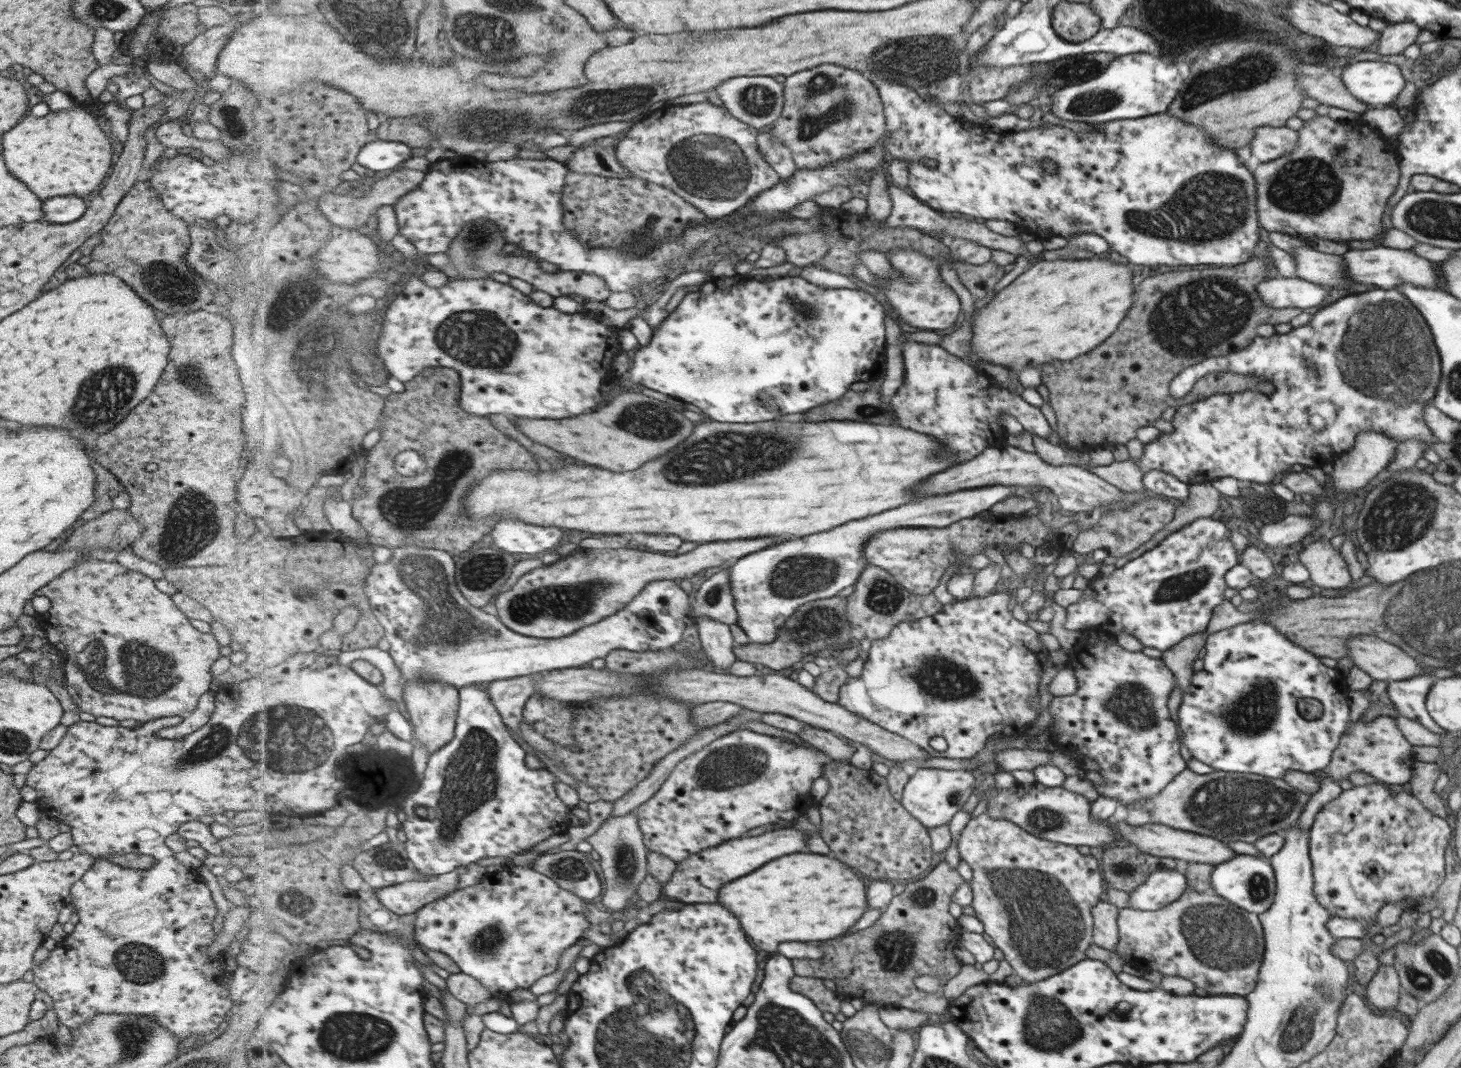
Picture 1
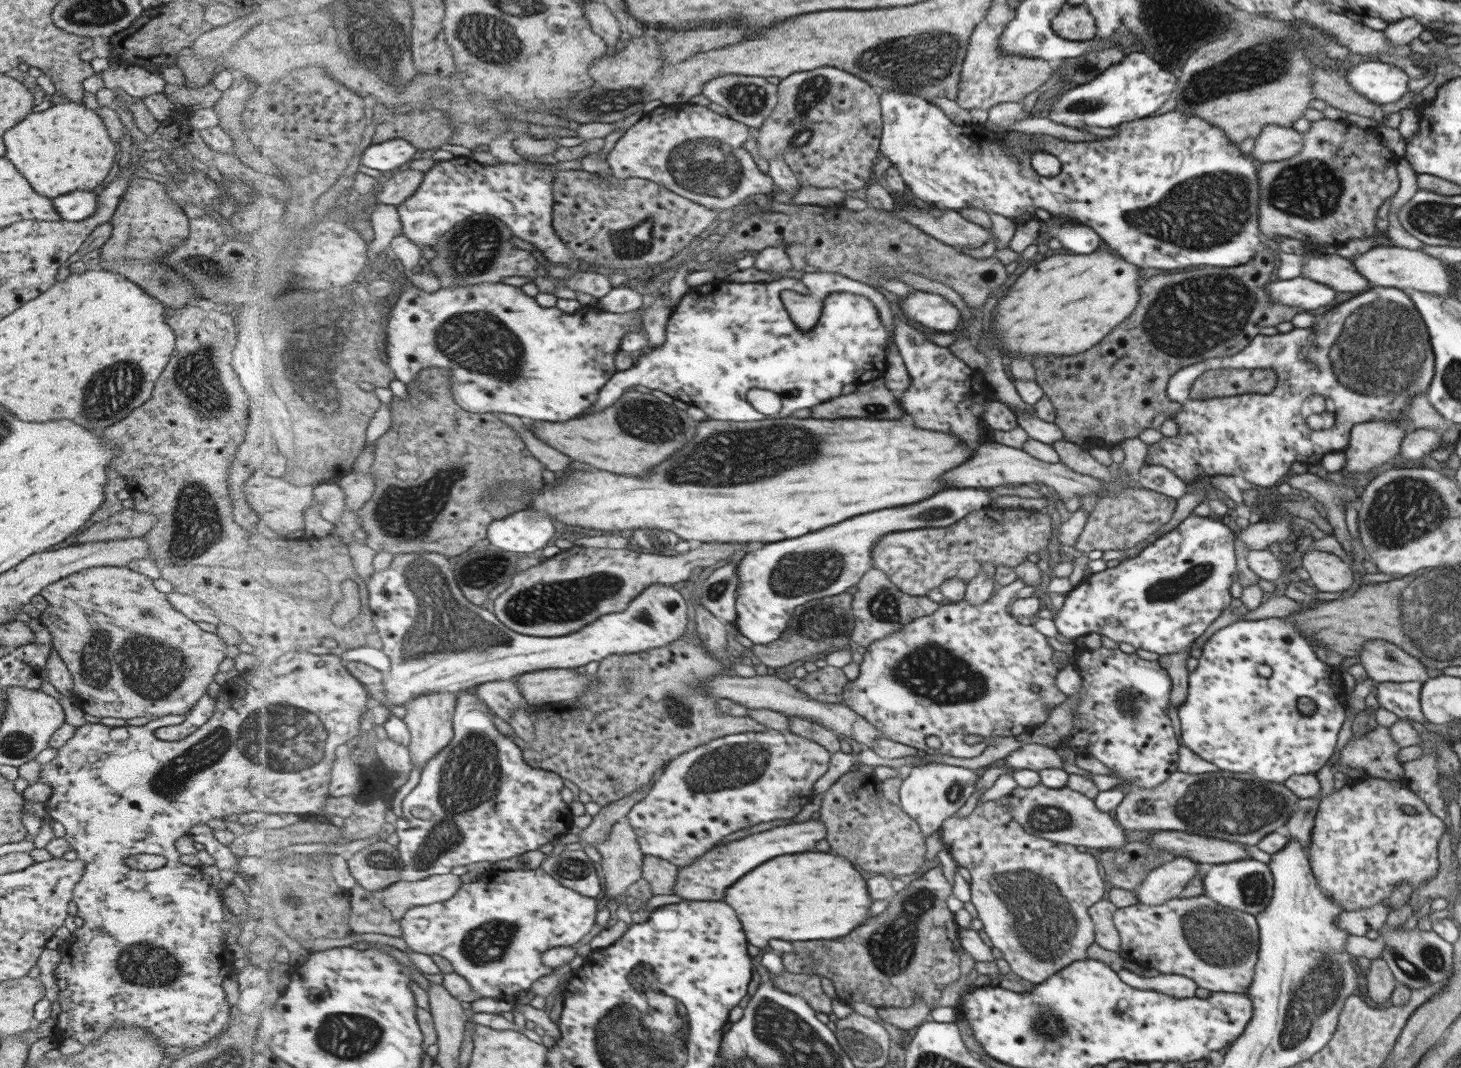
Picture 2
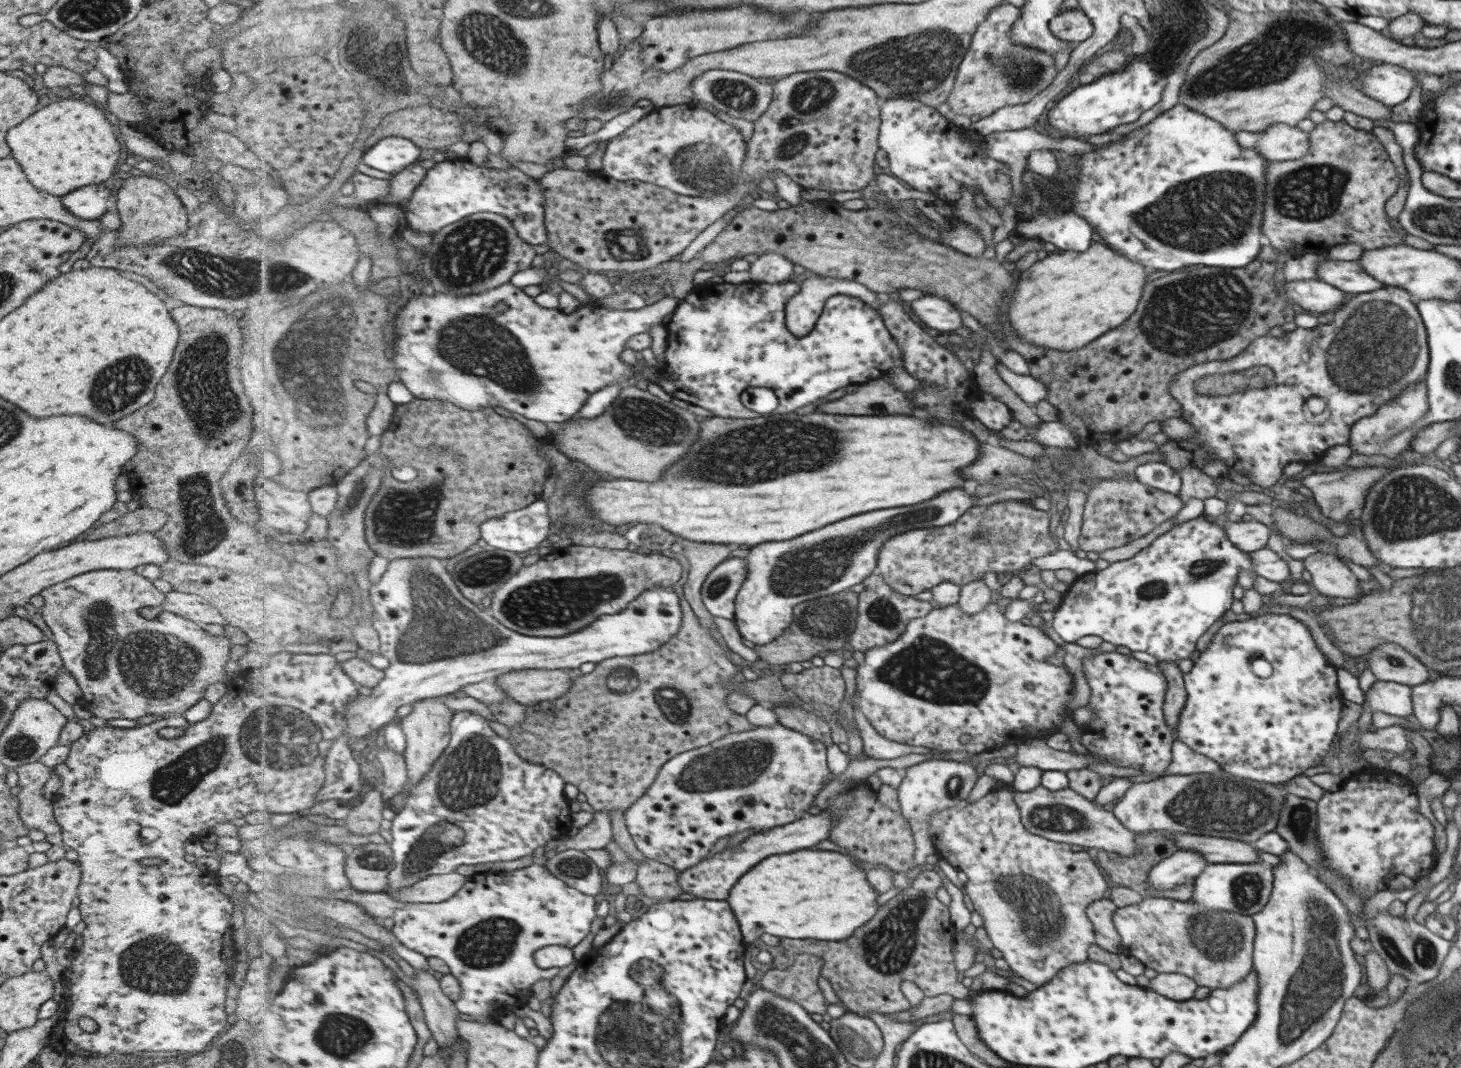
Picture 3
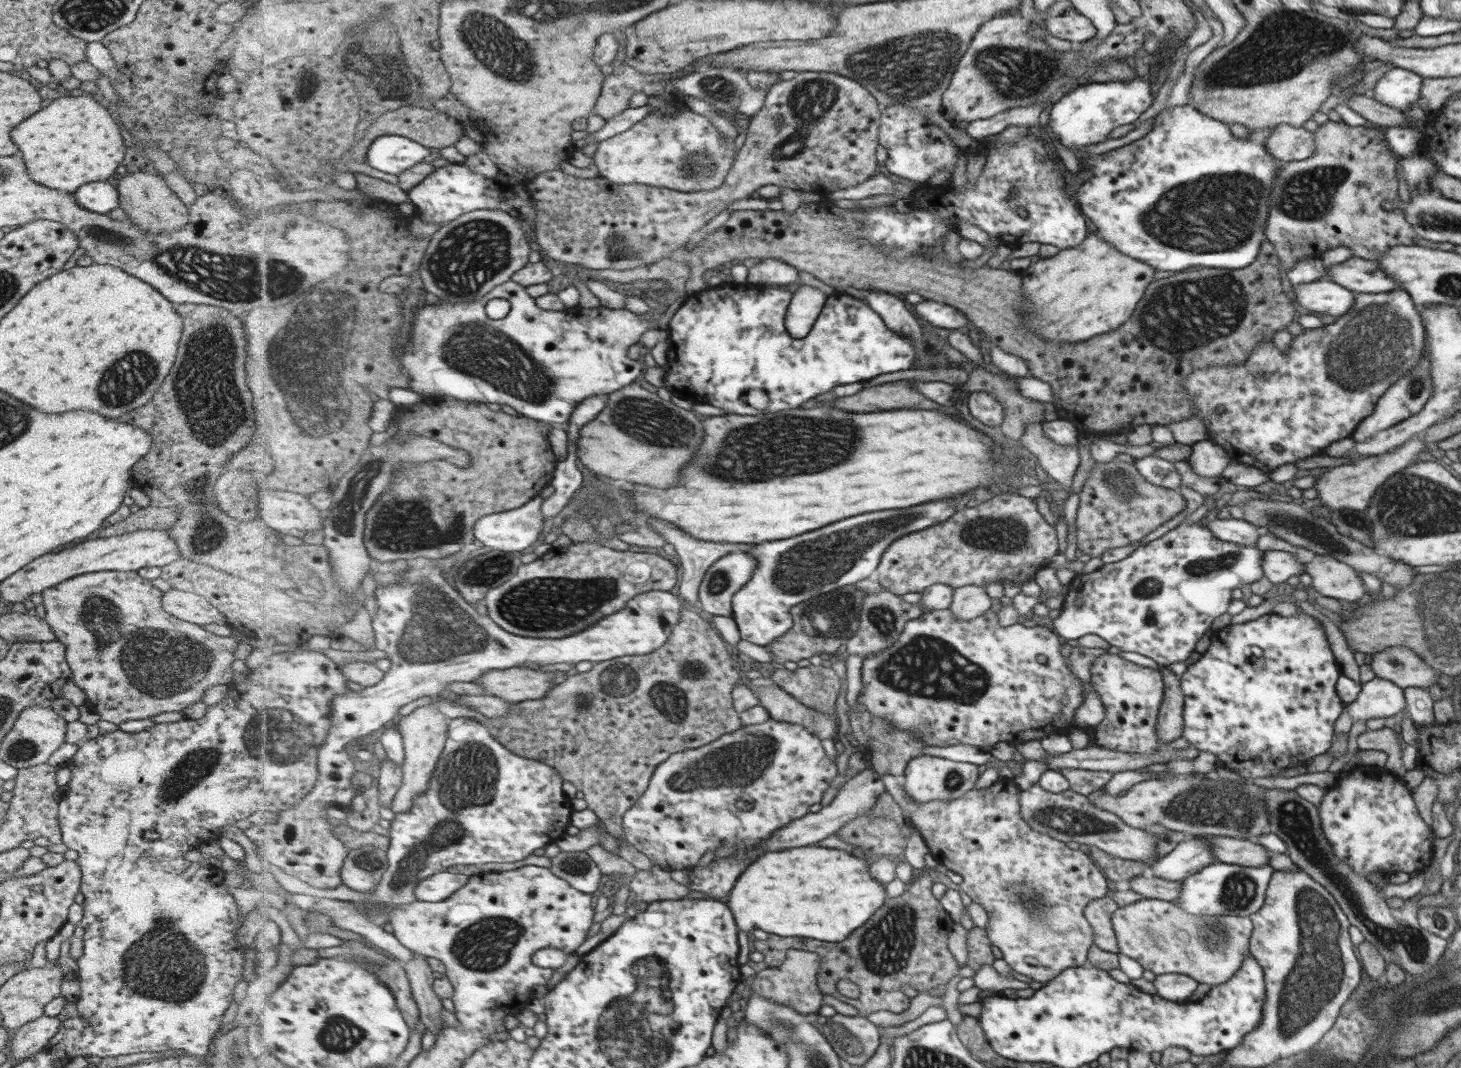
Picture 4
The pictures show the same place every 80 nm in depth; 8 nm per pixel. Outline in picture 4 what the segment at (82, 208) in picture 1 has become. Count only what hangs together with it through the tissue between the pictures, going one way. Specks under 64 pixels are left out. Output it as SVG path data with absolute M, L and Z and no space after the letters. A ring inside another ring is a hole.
M93 182L79 186L73 197L80 207L98 215L106 215L120 206L117 188L108 182Z

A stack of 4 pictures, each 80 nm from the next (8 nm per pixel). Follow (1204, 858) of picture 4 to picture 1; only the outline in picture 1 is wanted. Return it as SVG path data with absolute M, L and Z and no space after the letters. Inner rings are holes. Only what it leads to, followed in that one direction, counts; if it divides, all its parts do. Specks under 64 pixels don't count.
M1179 862L1179 866L1174 870L1157 870L1146 879L1144 884L1141 884L1129 893L1128 907L1146 911L1160 910L1167 904L1178 900L1184 889L1187 887L1187 878L1185 877L1186 862Z

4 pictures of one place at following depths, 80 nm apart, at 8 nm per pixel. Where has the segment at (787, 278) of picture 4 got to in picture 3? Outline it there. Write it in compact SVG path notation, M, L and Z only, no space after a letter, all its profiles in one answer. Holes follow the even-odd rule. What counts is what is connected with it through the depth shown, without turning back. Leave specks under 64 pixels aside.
M769 252L753 263L752 280L767 283L786 283L797 279L795 262L784 253Z

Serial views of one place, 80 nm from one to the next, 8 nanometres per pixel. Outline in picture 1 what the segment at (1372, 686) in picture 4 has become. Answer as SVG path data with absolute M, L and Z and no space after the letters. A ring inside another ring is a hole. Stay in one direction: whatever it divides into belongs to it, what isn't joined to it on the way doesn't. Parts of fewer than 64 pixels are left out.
M1426 673L1424 676L1415 676L1408 680L1391 681L1386 692L1399 716L1415 720L1432 732L1442 733L1444 731L1436 724L1427 708L1427 697L1436 679L1434 675Z

